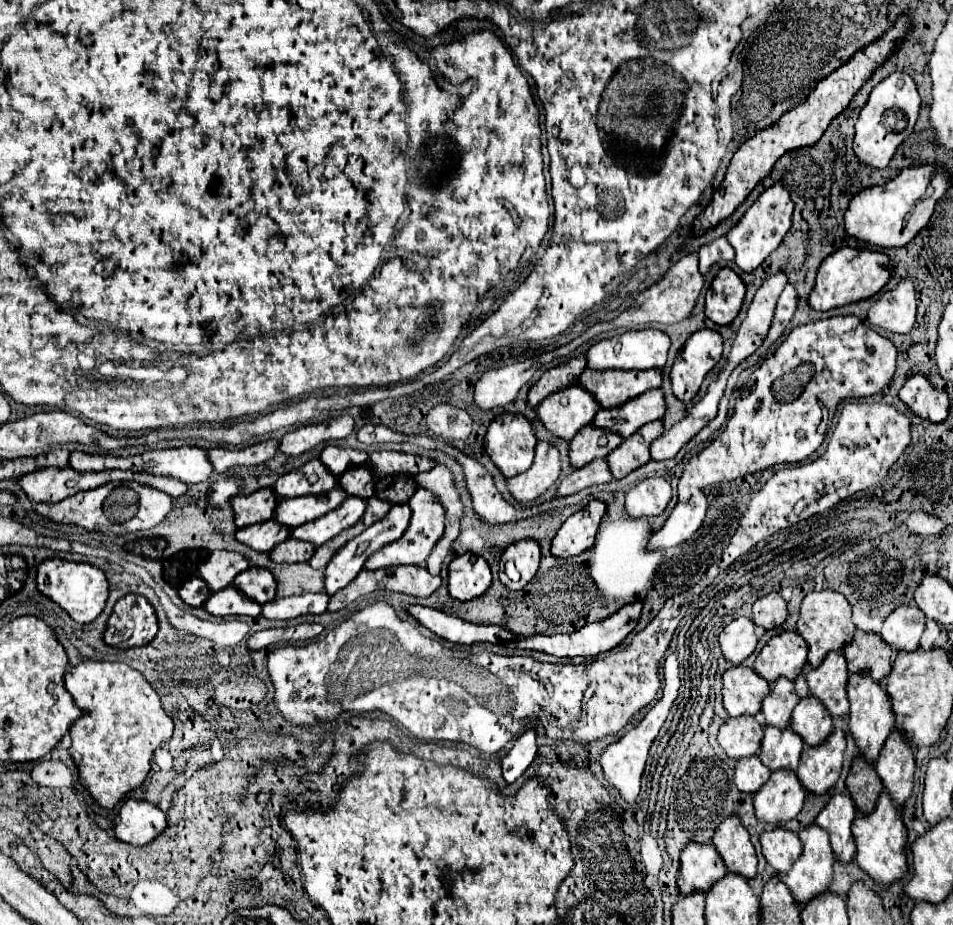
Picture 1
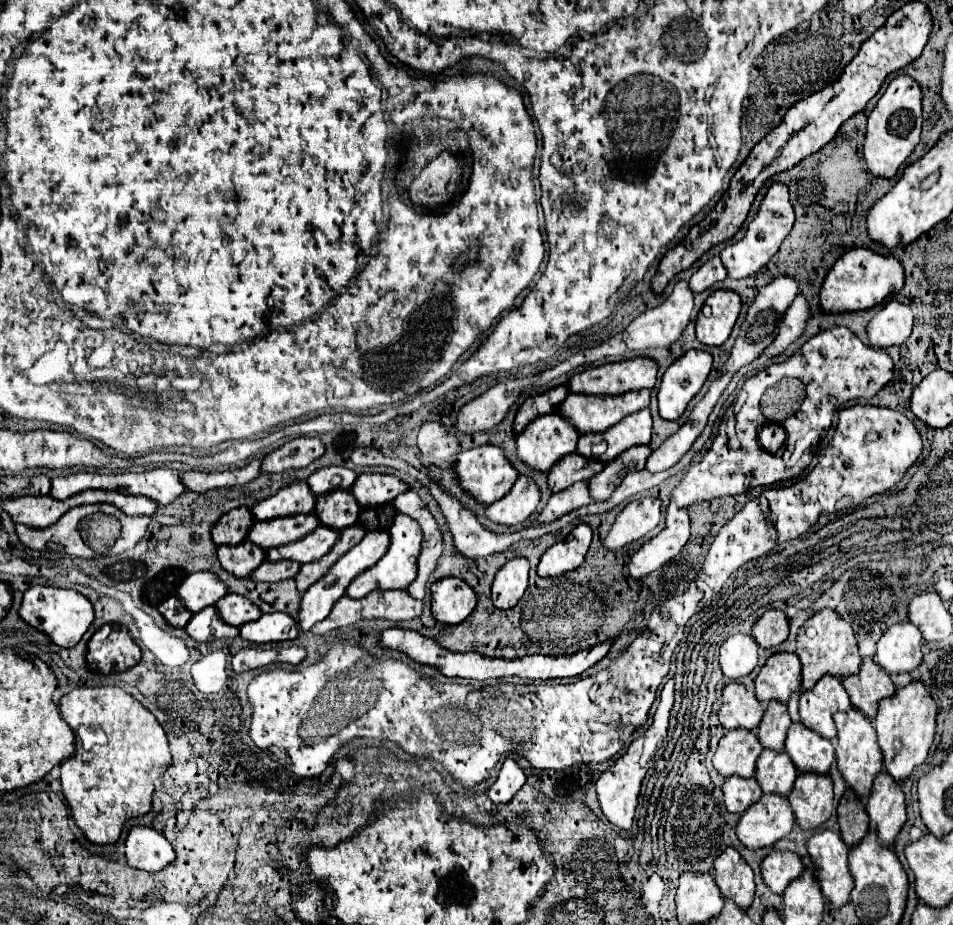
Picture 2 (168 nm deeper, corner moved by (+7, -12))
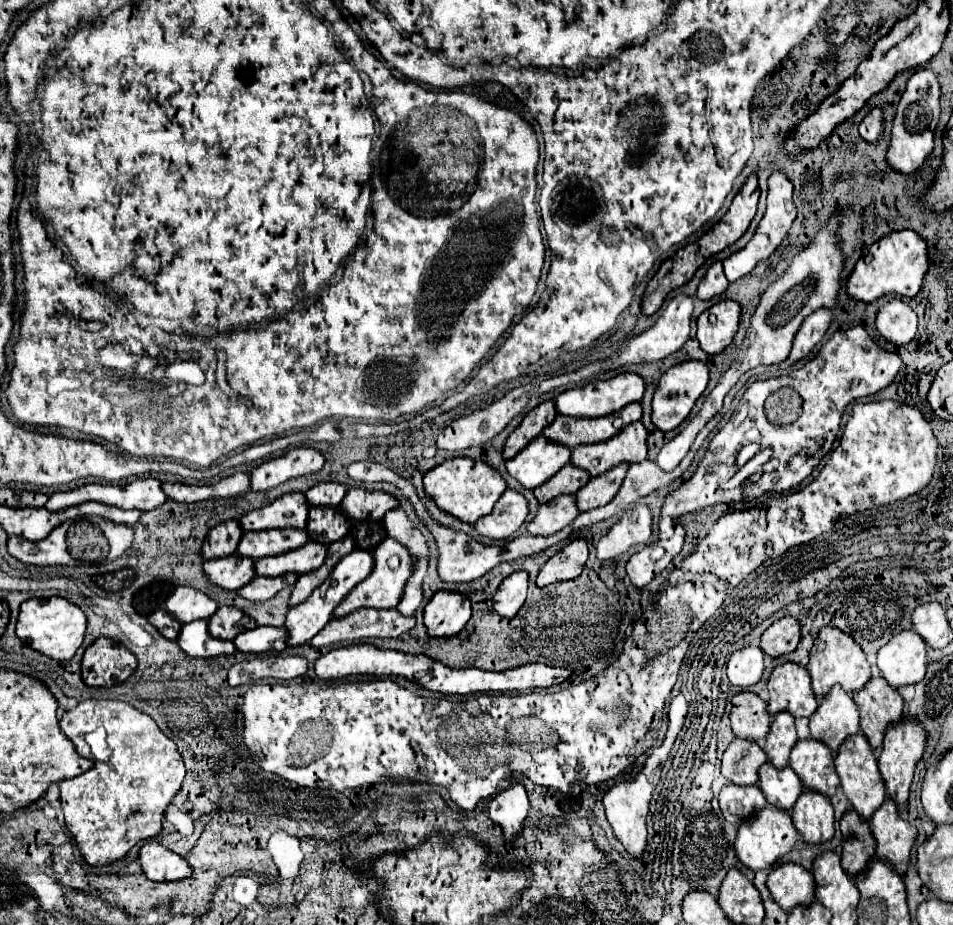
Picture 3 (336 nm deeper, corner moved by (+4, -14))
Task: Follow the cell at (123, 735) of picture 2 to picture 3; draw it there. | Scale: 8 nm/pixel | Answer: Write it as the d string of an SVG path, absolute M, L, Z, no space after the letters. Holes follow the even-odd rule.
M83 700L73 710L65 712L59 722L63 734L75 744L79 756L93 760L93 768L71 780L59 782L61 808L65 826L77 842L83 860L89 866L105 866L129 854L141 842L155 838L161 832L161 820L173 796L181 790L185 778L183 758L171 738L167 738L157 724L137 708L119 700Z

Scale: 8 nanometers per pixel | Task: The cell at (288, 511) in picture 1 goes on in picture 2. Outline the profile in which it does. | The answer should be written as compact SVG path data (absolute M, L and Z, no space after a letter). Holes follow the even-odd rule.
M296 514L292 518L272 518L272 522L256 522L248 534L250 542L258 546L276 548L282 544L296 542L310 534L320 524L316 514Z

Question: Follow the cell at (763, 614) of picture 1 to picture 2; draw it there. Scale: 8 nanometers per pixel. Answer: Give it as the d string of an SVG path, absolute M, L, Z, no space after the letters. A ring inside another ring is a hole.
M766 610L752 628L752 636L762 648L774 648L788 638L788 618L780 610Z

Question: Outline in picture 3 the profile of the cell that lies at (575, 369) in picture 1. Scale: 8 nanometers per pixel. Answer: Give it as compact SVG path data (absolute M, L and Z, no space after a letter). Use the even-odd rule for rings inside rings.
M551 400L539 404L535 410L531 410L523 418L523 422L513 430L513 434L507 438L507 444L503 448L503 460L511 460L517 452L521 452L553 420L555 420L555 404Z

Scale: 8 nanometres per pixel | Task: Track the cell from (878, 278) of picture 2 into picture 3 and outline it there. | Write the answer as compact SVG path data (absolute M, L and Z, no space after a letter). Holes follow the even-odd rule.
M899 230L891 232L889 236L883 236L883 240L875 242L863 260L855 266L855 272L849 276L849 294L855 300L863 302L873 302L883 294L899 294L913 298L927 276L929 270L929 252L927 252L927 242L925 238L915 232L915 230Z

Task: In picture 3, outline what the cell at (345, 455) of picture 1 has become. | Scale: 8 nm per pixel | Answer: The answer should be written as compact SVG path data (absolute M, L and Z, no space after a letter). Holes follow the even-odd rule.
M317 484L305 492L309 506L321 506L321 508L339 508L343 496L347 492L347 486L343 484Z

